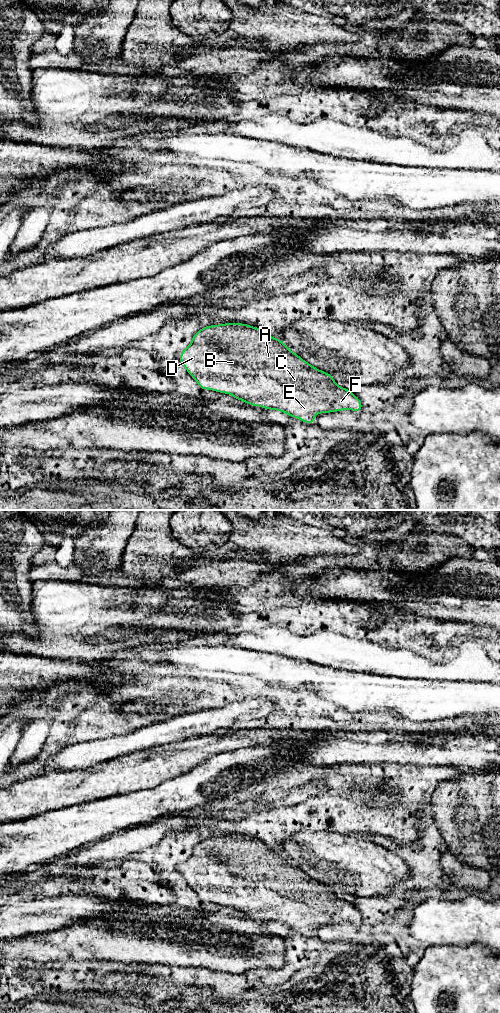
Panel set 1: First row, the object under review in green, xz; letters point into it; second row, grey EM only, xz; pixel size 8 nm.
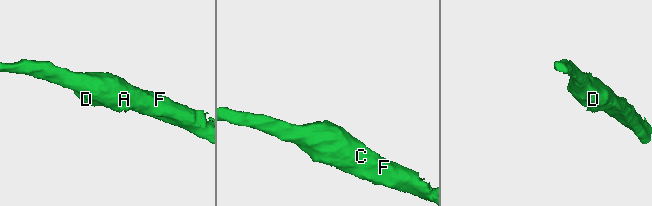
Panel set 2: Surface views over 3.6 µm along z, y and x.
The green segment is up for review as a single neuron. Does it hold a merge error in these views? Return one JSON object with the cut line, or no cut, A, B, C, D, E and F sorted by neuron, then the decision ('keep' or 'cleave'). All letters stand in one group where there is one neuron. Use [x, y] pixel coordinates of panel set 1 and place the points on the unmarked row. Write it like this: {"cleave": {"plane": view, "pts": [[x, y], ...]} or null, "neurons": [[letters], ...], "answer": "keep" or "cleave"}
{"cleave": null, "neurons": [["A", "B", "C", "D", "E", "F"]], "answer": "keep"}

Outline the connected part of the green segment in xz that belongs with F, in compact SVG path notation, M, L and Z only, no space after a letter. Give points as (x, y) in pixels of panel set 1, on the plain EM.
M240 835L207 838L200 841L189 858L180 864L179 873L197 893L199 899L221 905L232 906L237 911L264 921L279 922L308 936L314 936L316 925L327 925L350 921L360 924L362 915L348 901L339 899L333 888L316 881L290 863L278 850L268 848L263 842Z

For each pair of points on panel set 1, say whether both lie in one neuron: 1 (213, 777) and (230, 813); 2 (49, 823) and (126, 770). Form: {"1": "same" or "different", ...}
{"1": "different", "2": "different"}

